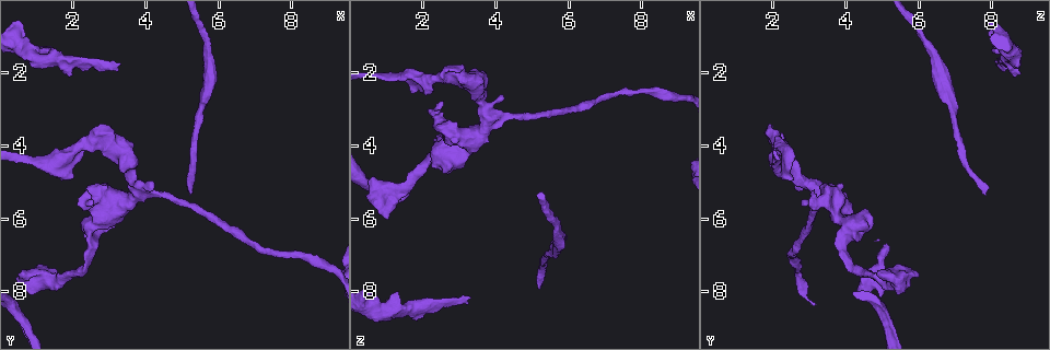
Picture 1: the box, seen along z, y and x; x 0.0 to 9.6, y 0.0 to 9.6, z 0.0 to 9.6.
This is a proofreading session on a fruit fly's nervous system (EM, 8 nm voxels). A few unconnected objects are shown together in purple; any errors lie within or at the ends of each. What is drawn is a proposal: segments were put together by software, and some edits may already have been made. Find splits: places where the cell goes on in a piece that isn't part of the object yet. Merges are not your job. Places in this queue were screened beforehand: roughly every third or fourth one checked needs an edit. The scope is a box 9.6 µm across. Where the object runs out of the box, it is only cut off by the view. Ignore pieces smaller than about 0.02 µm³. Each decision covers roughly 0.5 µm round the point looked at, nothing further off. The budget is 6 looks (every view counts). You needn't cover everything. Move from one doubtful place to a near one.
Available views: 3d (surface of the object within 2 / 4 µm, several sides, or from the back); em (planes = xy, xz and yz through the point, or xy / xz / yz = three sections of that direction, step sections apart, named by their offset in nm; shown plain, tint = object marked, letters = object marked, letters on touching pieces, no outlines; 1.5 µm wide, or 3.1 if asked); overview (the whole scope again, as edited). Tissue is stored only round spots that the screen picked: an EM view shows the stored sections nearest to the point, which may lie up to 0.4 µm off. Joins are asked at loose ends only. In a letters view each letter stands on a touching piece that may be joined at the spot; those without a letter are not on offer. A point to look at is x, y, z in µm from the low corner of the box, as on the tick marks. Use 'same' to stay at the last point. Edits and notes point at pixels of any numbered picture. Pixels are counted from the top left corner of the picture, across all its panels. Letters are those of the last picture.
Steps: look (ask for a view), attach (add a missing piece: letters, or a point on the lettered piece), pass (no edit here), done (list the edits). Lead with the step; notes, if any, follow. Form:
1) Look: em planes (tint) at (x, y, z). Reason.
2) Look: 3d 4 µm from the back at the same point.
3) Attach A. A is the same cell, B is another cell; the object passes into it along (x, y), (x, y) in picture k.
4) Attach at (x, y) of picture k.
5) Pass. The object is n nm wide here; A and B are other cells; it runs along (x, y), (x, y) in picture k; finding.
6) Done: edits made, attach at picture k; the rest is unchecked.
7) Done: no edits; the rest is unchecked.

Look: em xy step 4 (letters) at (2.95, 3.50, 1.95). Thick end.

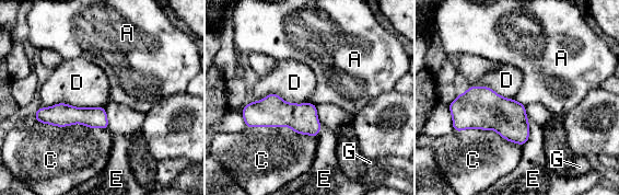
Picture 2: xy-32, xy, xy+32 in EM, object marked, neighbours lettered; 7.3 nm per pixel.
Pass. The longest contact is with C, 550 nm; A, C, D, E and G are other cells; a border runs along (104, 106), (56, 103), (38, 109) in picture 2; no lettered piece goes on from it.

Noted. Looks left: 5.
Look: em xy step 8 (plain) at (5.20, 5.40, 7.80). Branch stops here.

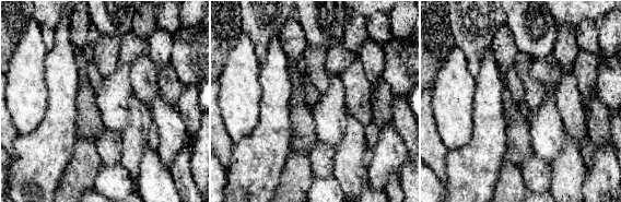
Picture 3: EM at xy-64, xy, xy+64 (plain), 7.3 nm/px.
Look: em xy step 8 (tint) at the same point. With the object marked.

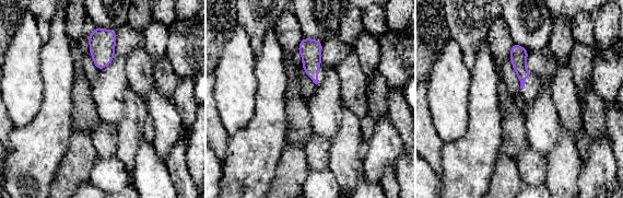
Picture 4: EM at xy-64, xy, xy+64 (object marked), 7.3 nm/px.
Look: em xy step 8 (letters) at the same point.

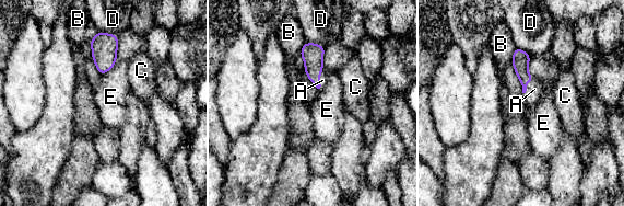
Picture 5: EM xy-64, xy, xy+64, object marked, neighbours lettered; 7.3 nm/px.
Attach A. A is the same cell, B, C, D and E are other cells; the object passes into it along (313, 54), (319, 78), (322, 80) in picture 5; it goes on there.

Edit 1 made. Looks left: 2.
Look: overview.

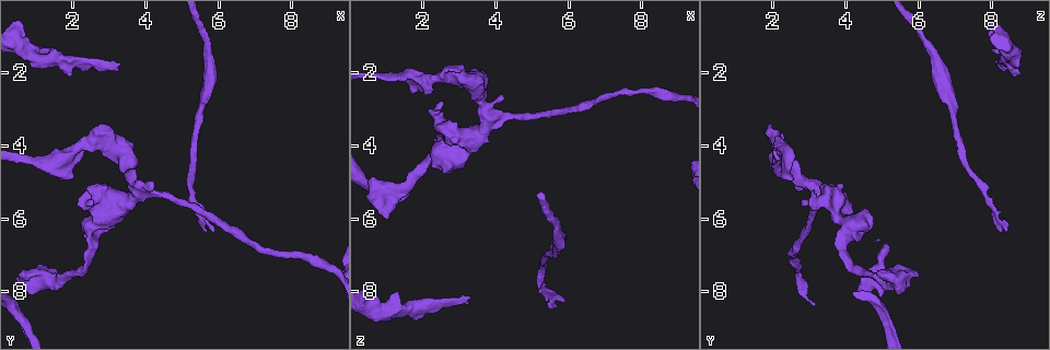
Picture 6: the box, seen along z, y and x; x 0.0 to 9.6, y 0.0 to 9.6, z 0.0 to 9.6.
Look: em planes (letters) at (3.20, 1.95, 8.35). Thin end.

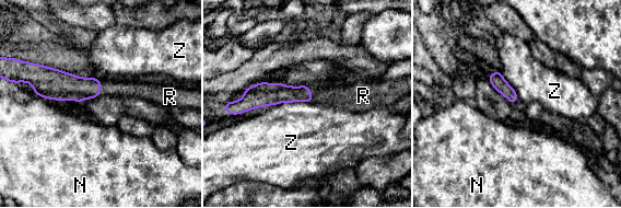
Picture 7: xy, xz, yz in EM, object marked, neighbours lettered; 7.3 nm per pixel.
Attach R. The longest contact is with Z, 280 nm; R is the same cell, N and Z are other cells; the object passes into it along (65, 85), (98, 88), (108, 87) in picture 7; it goes on there.

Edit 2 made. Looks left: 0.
Done: edits made, attach at picture 5, attach at picture 7; the rest is unchecked.

